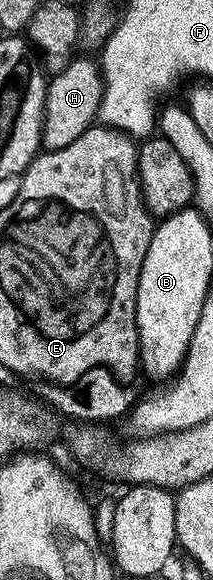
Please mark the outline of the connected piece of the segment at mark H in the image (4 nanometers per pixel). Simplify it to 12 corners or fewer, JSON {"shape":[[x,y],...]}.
{"shape":[[72,58],[47,85],[46,151],[96,123],[103,69]]}

